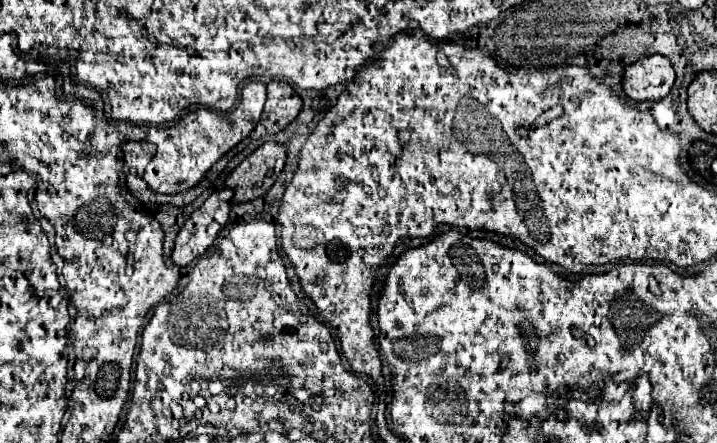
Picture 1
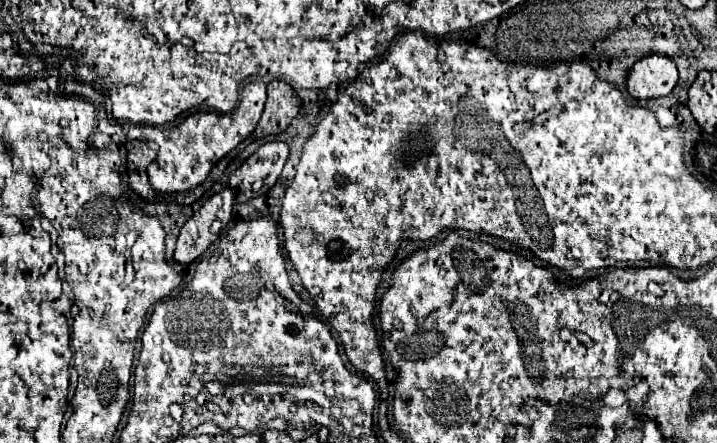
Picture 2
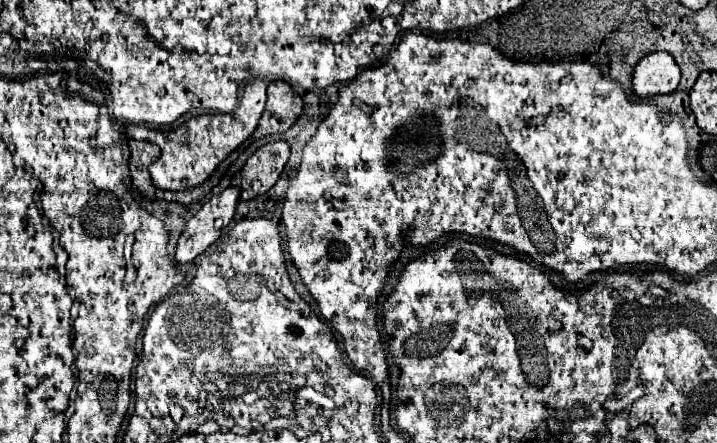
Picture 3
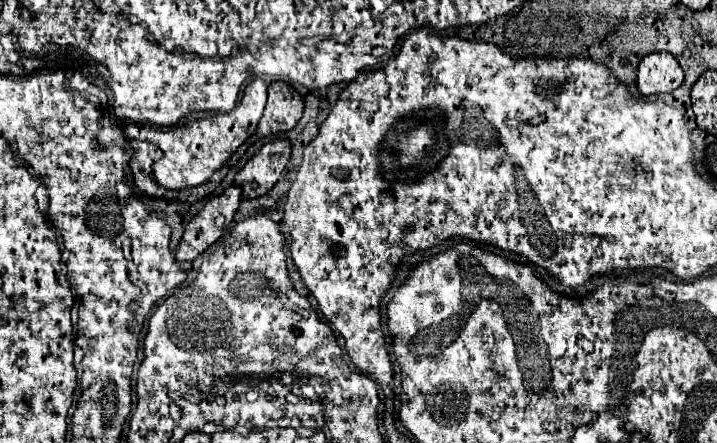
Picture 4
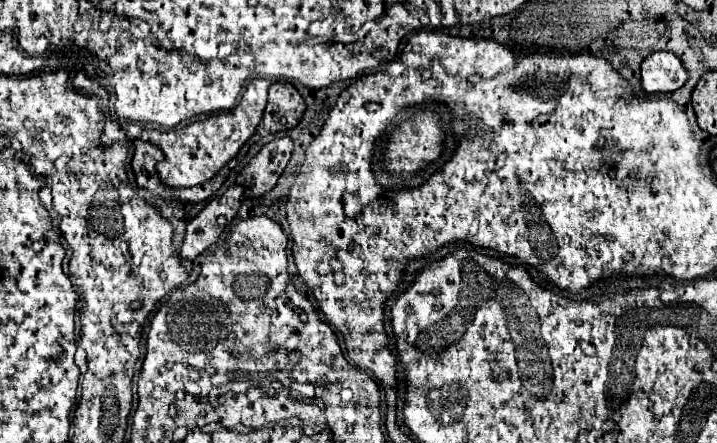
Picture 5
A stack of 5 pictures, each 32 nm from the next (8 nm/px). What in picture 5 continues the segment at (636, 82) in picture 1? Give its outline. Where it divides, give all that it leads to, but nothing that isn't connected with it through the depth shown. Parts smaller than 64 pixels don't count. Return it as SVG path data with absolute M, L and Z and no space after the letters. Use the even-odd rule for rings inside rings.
M654 52L642 62L642 88L648 94L674 92L688 80L682 60L672 52Z

